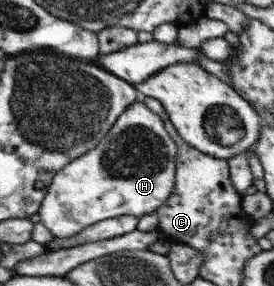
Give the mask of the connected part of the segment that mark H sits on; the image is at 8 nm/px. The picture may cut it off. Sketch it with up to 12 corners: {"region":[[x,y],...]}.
{"region":[[143,102],[51,178],[52,237],[154,214],[177,146]]}

